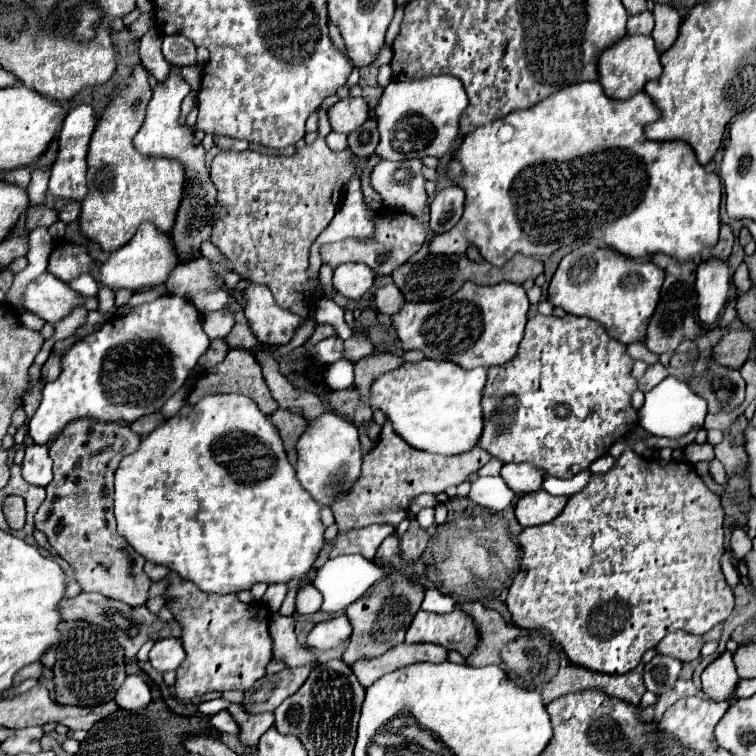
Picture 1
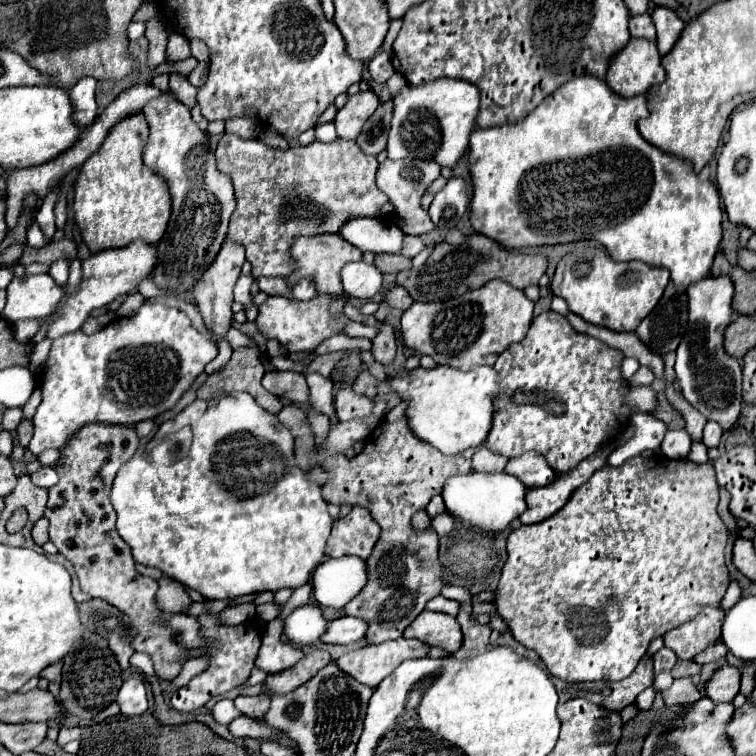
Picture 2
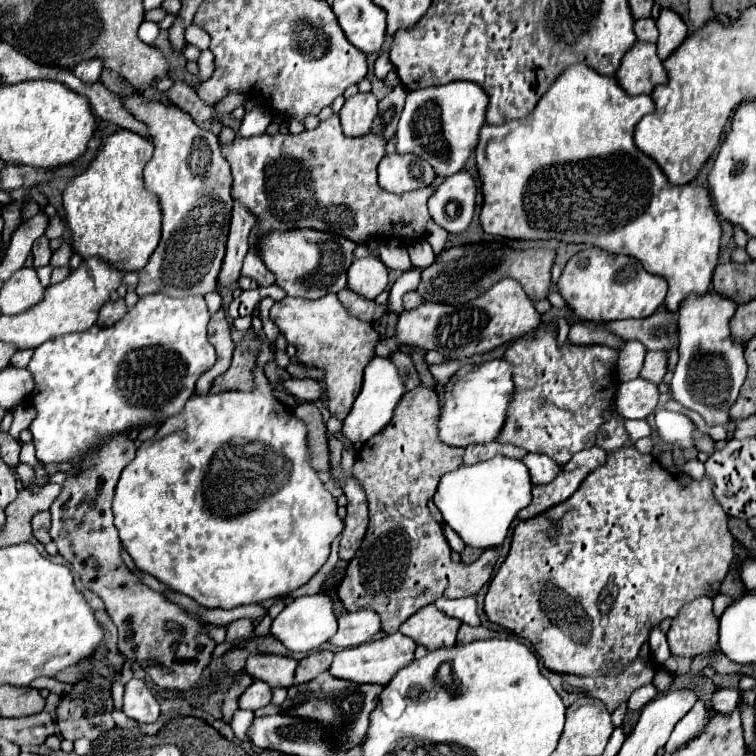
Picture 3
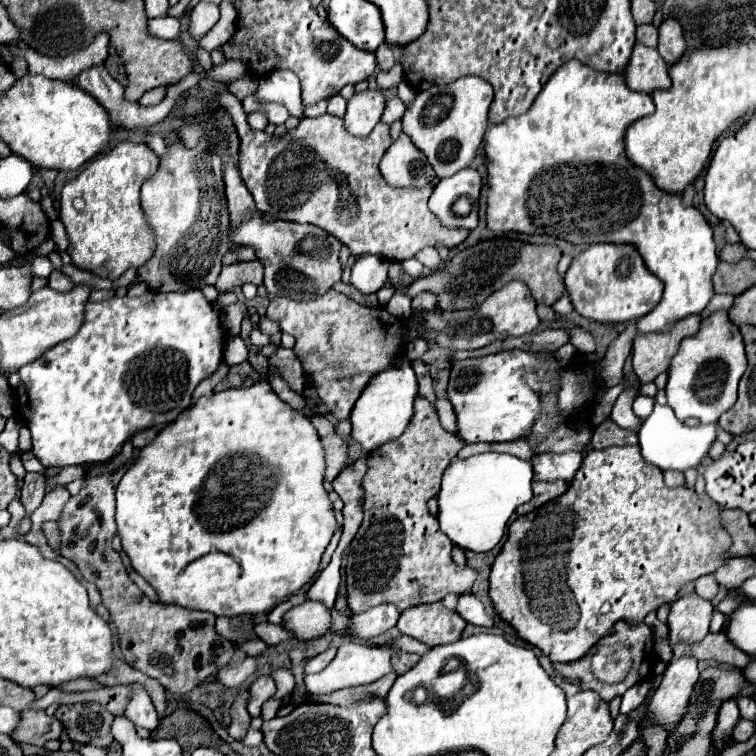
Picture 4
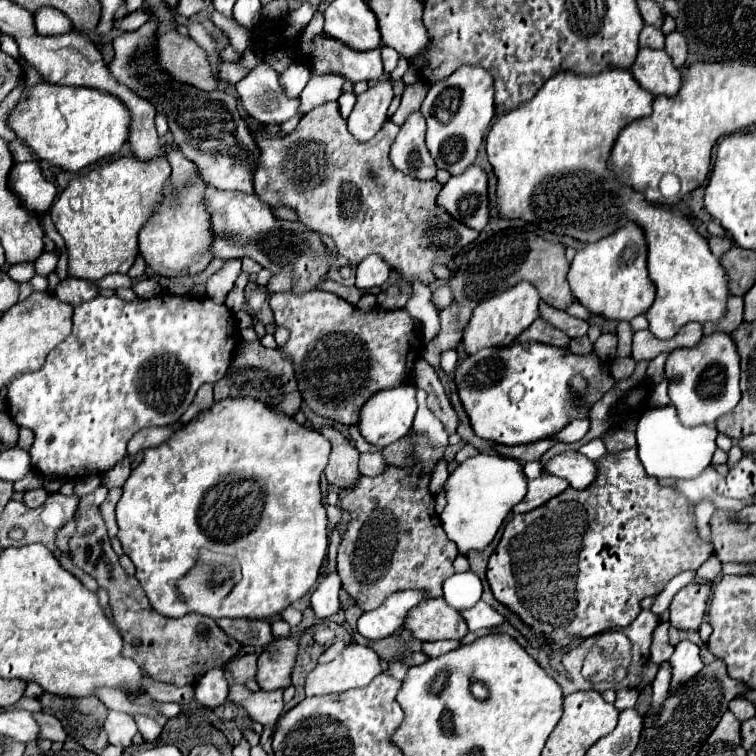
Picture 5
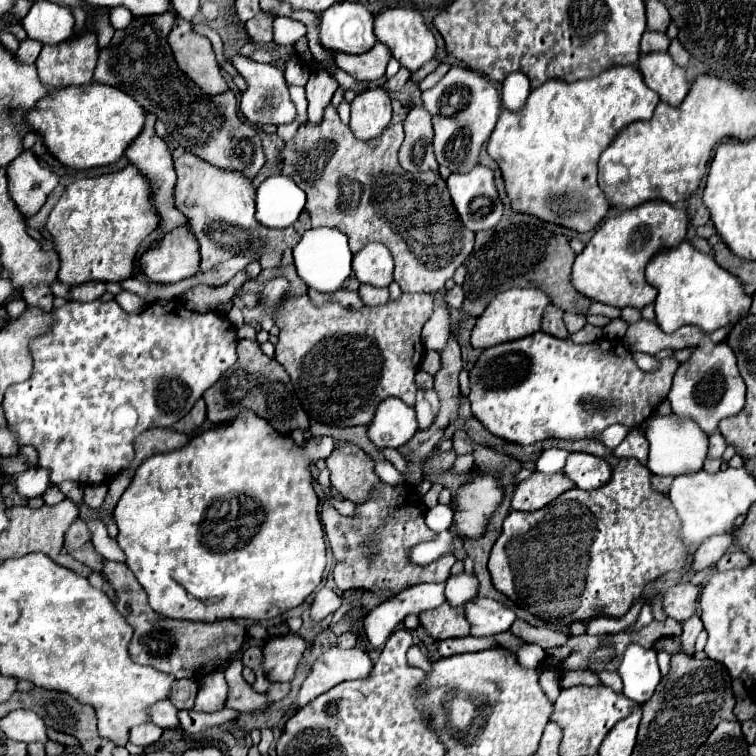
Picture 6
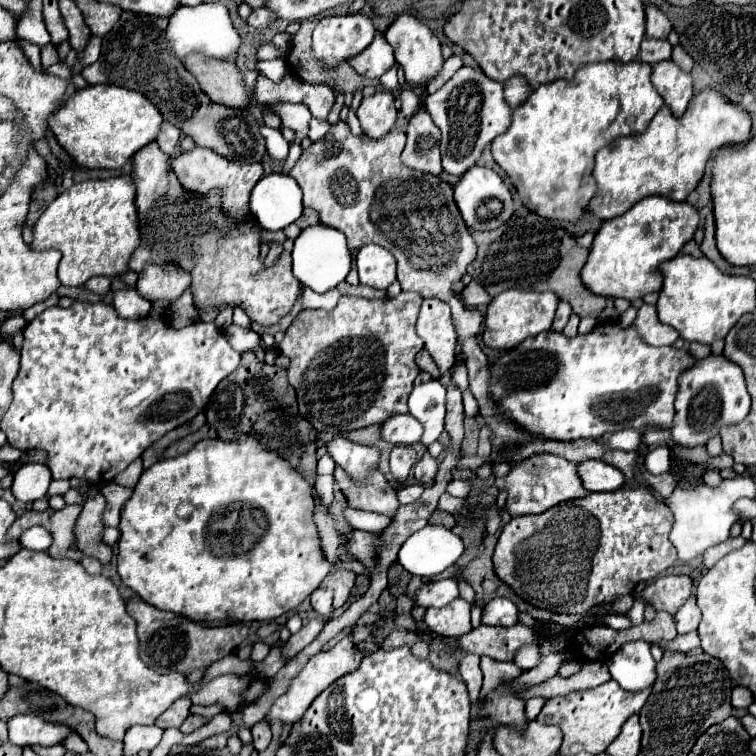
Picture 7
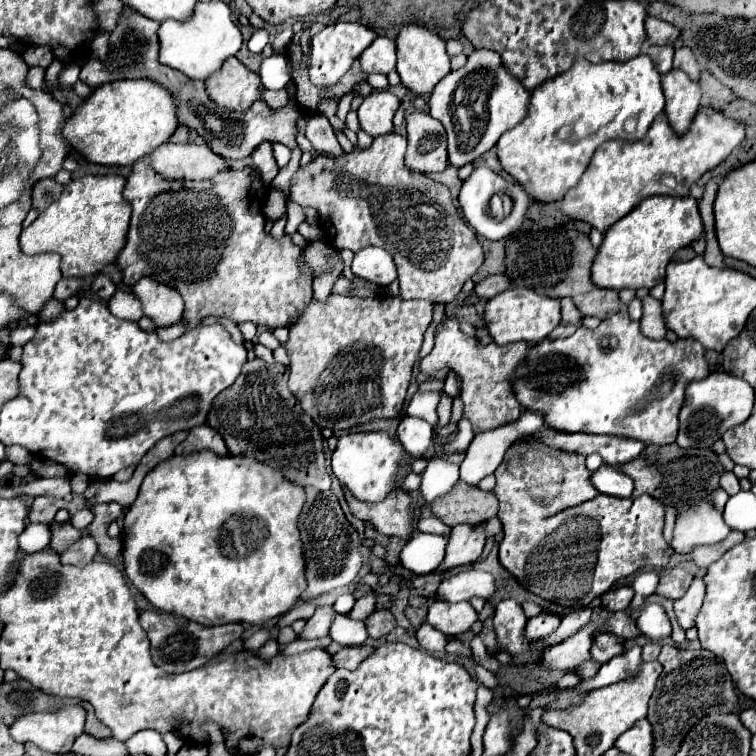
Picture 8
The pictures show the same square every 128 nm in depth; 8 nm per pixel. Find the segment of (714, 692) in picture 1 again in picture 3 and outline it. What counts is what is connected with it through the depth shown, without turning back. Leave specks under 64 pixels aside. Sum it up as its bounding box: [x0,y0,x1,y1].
[712,688,740,714]

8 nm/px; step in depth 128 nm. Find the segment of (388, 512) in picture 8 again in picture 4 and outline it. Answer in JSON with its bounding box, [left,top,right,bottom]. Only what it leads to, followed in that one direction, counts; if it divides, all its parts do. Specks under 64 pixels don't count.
[312,416,350,482]

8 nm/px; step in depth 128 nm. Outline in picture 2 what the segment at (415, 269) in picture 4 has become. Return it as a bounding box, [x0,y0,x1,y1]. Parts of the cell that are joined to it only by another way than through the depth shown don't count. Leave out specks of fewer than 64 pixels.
[340,220,404,254]

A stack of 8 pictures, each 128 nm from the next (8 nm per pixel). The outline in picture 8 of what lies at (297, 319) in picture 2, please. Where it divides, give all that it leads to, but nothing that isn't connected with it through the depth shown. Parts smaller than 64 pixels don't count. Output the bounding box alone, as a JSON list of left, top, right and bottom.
[284,296,432,430]

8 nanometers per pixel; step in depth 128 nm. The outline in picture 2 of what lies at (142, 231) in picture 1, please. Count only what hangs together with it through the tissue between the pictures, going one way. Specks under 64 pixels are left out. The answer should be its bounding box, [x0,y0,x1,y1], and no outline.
[44,244,154,340]

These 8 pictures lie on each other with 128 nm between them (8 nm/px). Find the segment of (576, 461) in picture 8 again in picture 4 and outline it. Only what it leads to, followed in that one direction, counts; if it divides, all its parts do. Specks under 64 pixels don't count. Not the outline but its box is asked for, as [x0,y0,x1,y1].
[516,480,568,514]

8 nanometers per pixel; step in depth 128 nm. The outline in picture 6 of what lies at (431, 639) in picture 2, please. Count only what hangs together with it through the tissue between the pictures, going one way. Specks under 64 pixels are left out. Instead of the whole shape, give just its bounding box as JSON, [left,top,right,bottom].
[420,602,470,640]

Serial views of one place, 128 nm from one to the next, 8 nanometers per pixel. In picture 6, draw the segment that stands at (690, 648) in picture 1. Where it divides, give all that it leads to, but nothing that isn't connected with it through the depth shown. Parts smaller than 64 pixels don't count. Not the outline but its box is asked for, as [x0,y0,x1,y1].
[660,582,700,622]

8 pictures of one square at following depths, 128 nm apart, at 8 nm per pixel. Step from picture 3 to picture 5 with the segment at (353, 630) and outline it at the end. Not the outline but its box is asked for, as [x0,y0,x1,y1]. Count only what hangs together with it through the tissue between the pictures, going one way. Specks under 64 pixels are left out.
[358,590,428,642]

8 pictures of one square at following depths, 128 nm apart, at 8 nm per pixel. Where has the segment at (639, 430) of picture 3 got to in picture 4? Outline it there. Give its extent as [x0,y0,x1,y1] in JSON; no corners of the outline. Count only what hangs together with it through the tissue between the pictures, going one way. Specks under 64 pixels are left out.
[484,60,718,430]

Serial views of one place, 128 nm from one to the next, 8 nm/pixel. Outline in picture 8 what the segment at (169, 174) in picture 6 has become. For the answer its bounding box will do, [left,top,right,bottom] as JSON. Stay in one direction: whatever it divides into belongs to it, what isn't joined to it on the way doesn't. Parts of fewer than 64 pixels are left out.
[116,160,312,332]

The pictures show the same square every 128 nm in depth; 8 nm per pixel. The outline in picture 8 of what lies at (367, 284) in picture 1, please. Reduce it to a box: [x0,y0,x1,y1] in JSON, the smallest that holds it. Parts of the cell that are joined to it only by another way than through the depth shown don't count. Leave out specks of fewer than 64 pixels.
[352,246,398,286]

